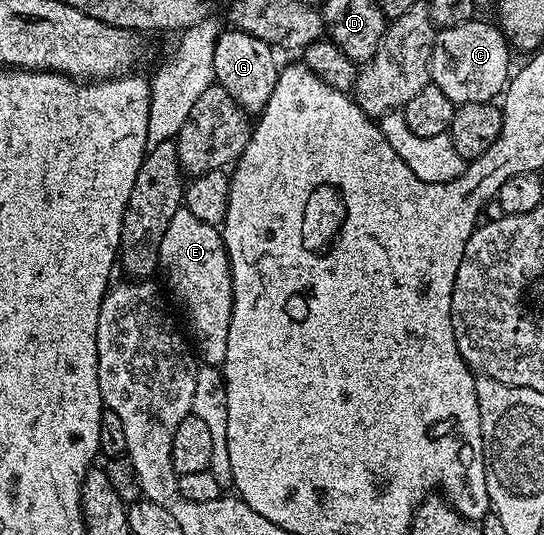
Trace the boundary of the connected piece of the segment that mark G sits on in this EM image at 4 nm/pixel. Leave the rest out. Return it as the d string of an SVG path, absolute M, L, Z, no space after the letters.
M238 30L222 31L219 42L215 42L215 81L231 94L231 98L247 114L259 114L267 106L275 90L279 63L273 57L275 48L249 33Z

